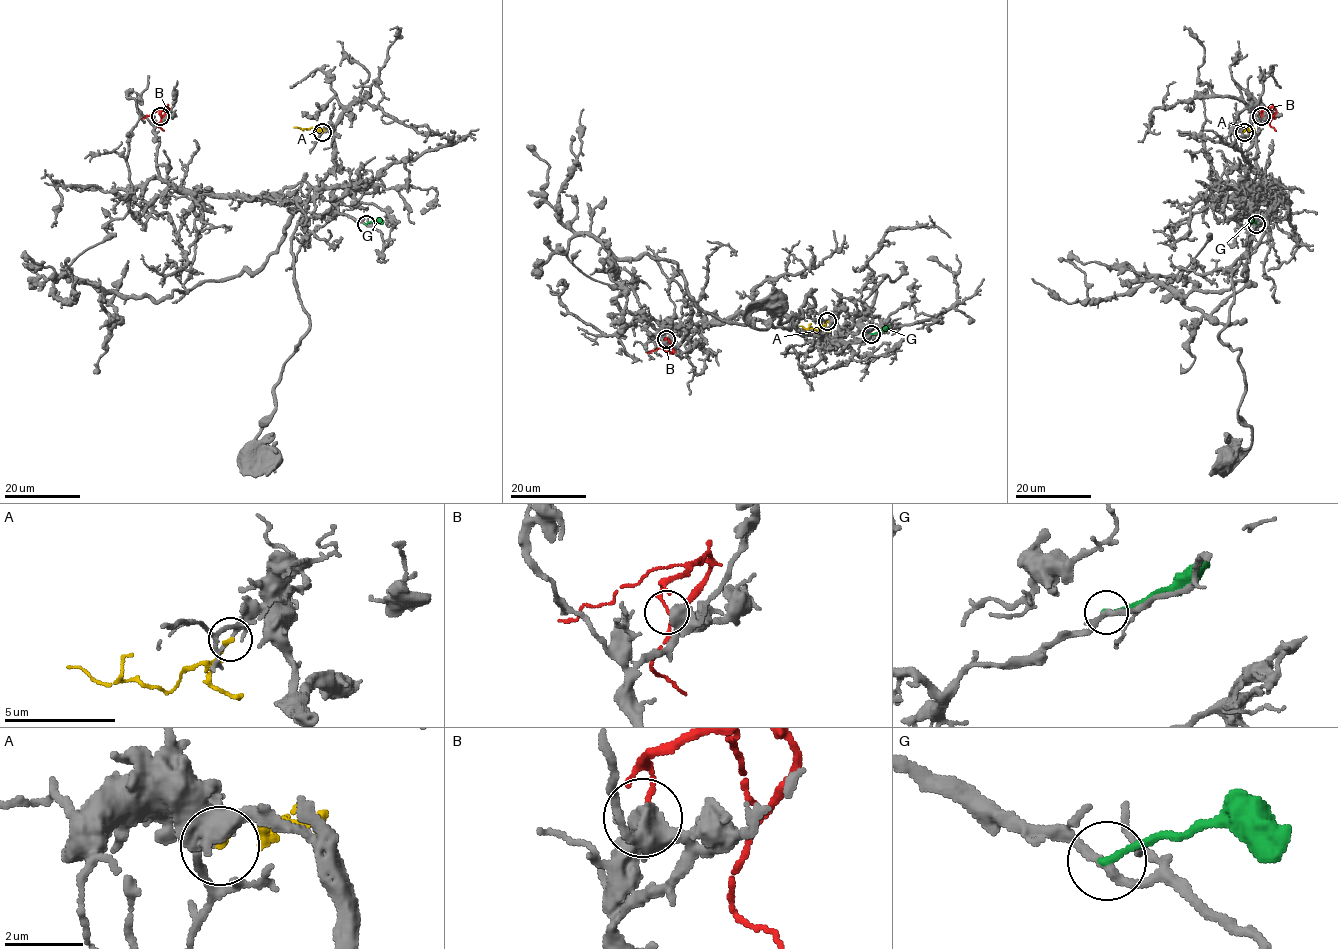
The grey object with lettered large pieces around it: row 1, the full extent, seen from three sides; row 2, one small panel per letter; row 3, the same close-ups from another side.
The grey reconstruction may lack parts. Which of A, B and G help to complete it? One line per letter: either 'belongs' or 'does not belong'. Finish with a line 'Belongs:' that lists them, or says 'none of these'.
A: belongs
B: does not belong
G: does not belong
Belongs: A

